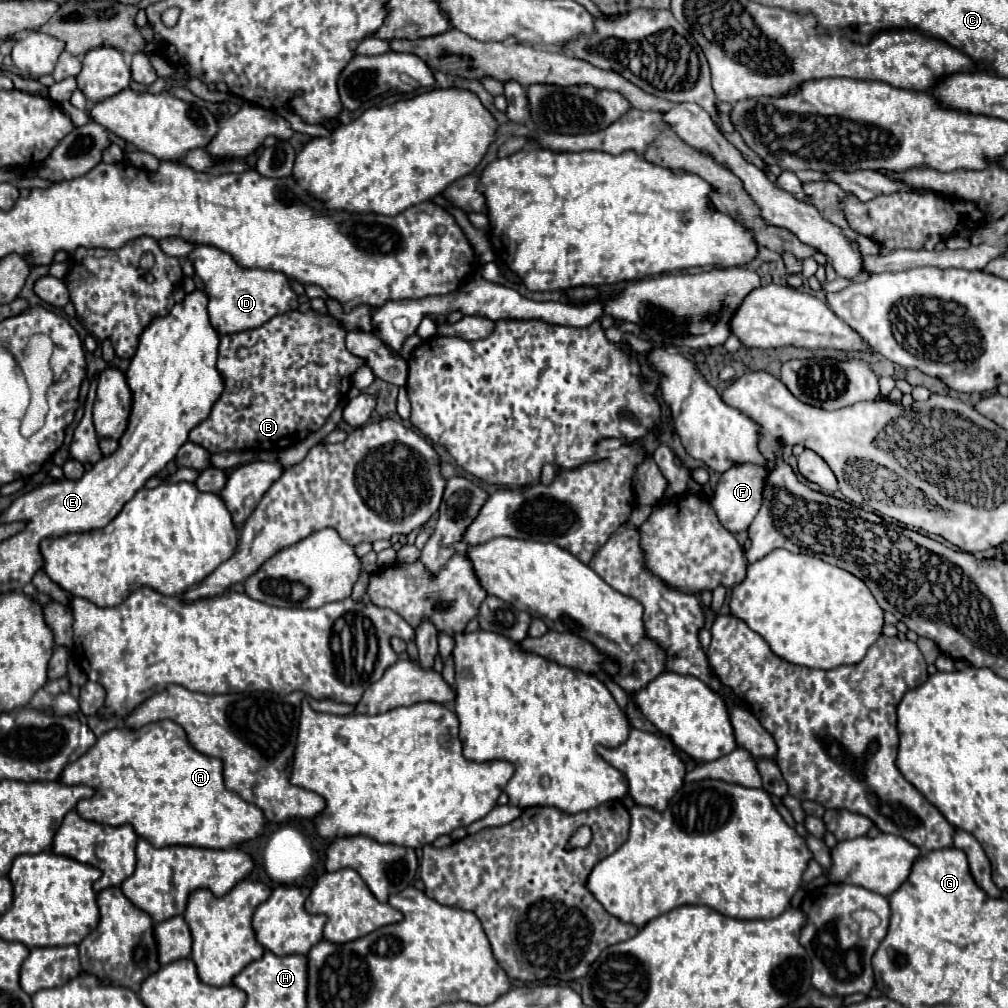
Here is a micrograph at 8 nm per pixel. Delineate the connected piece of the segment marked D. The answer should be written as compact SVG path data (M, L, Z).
M197 245L189 259L197 277L205 283L205 293L209 297L209 319L221 335L261 327L271 317L297 309L297 295L293 293L285 273L271 269L245 269L237 265L229 253L211 245Z

